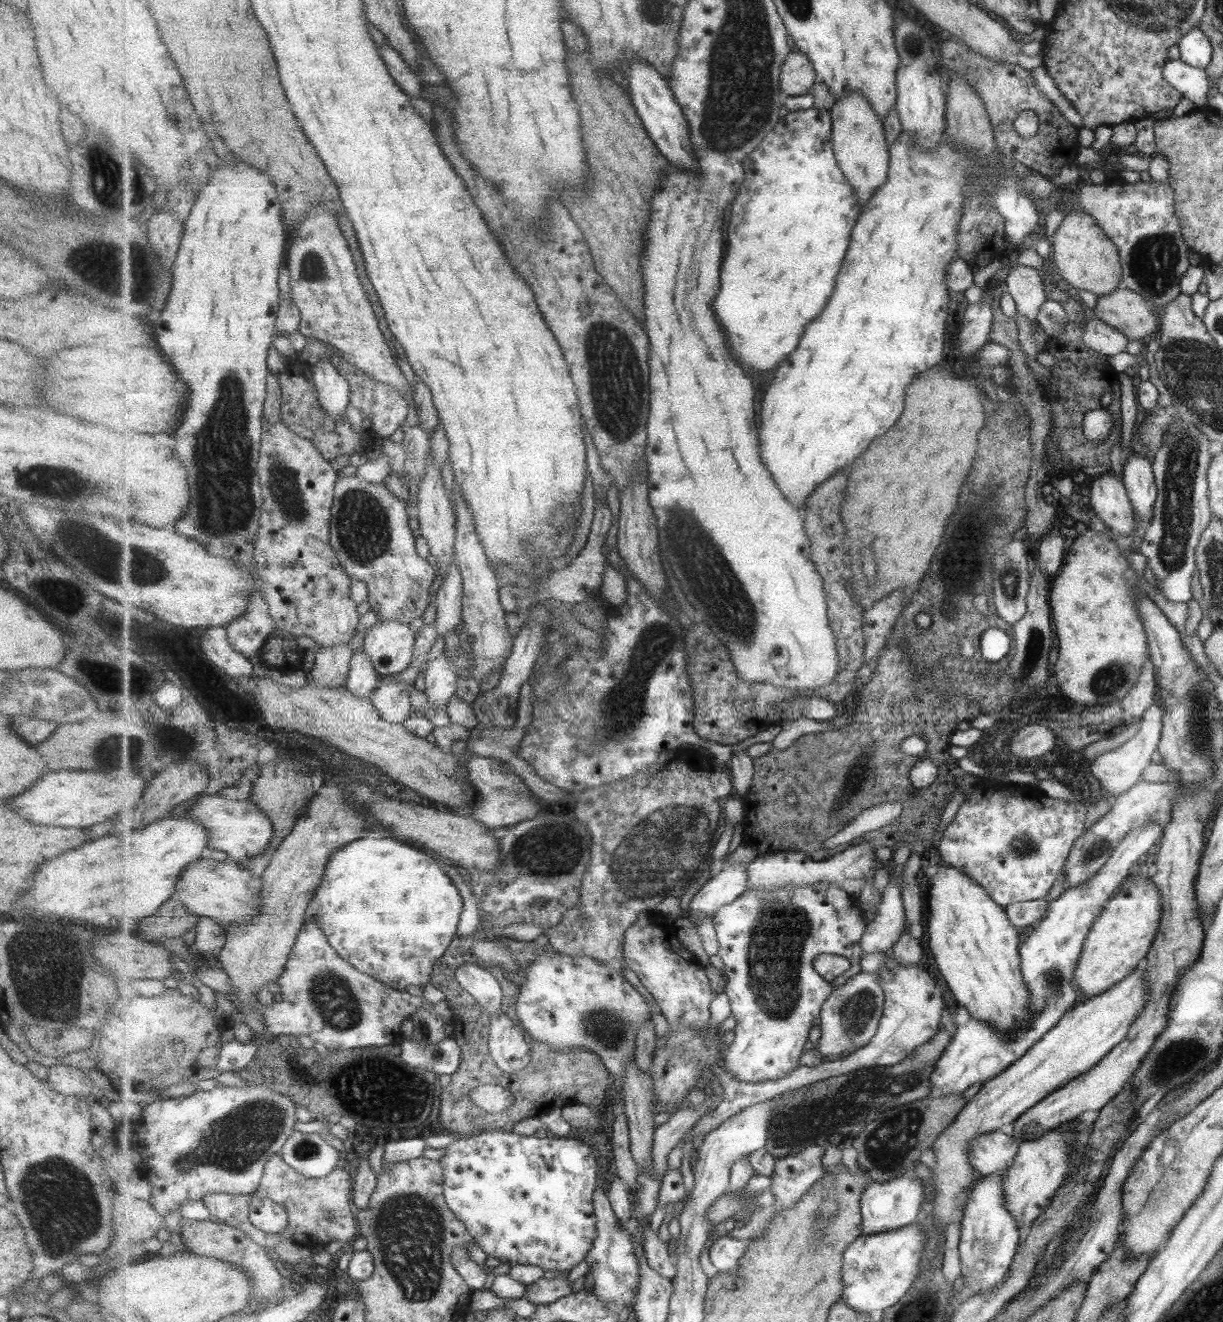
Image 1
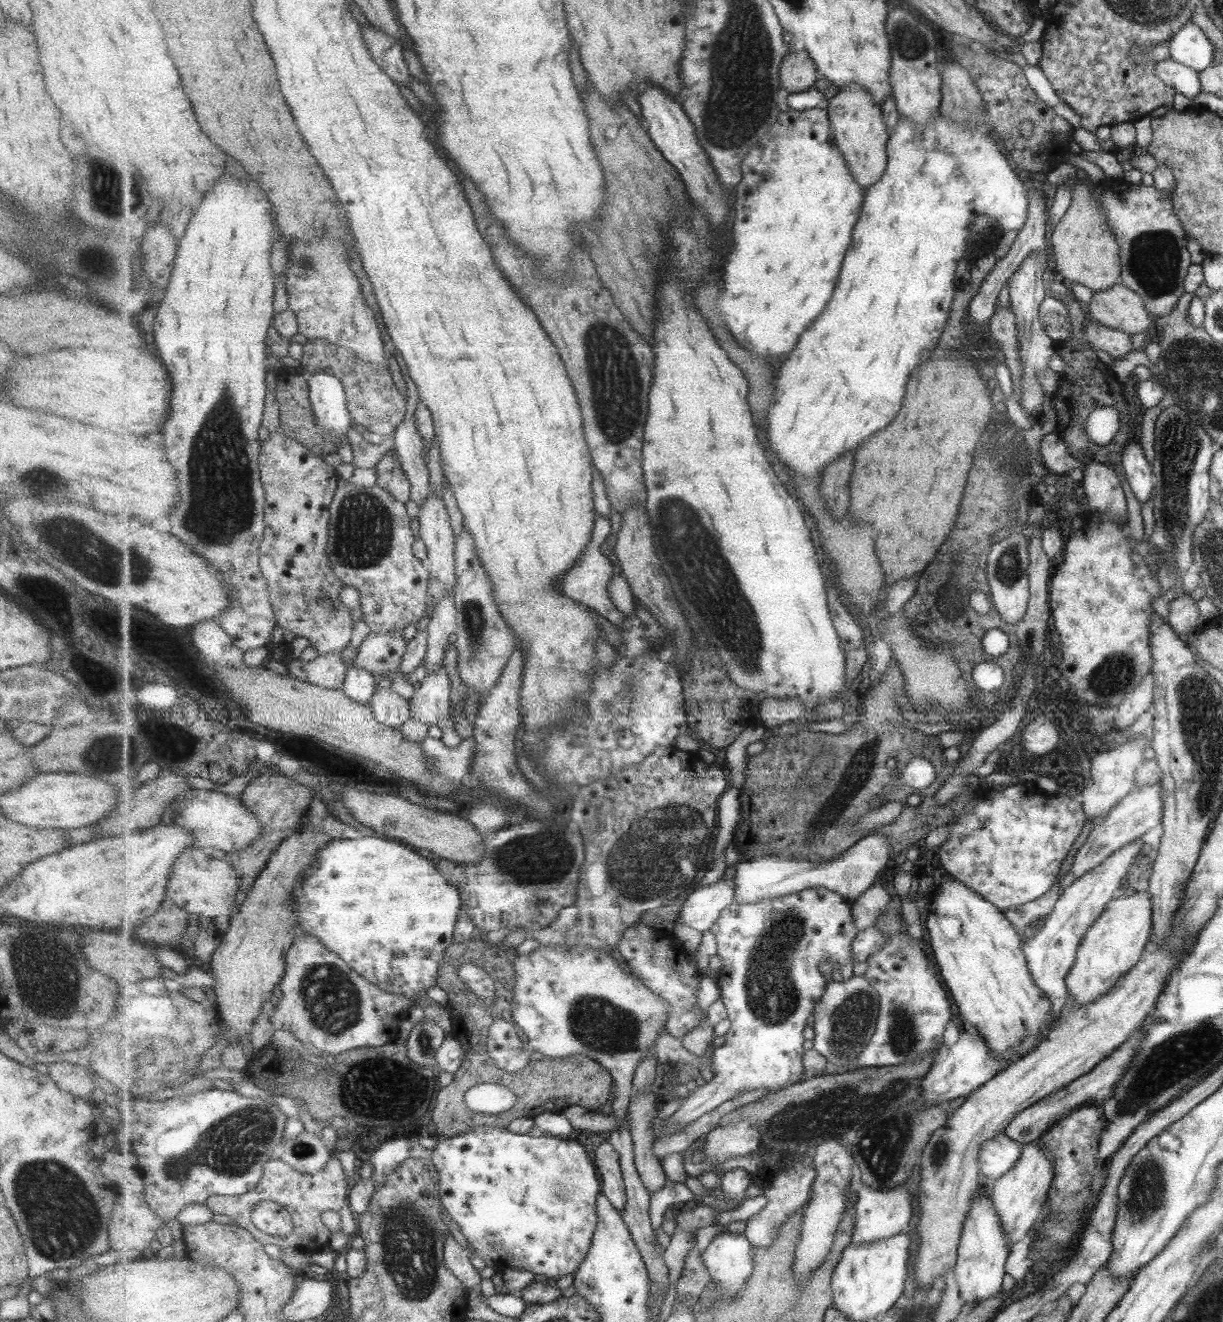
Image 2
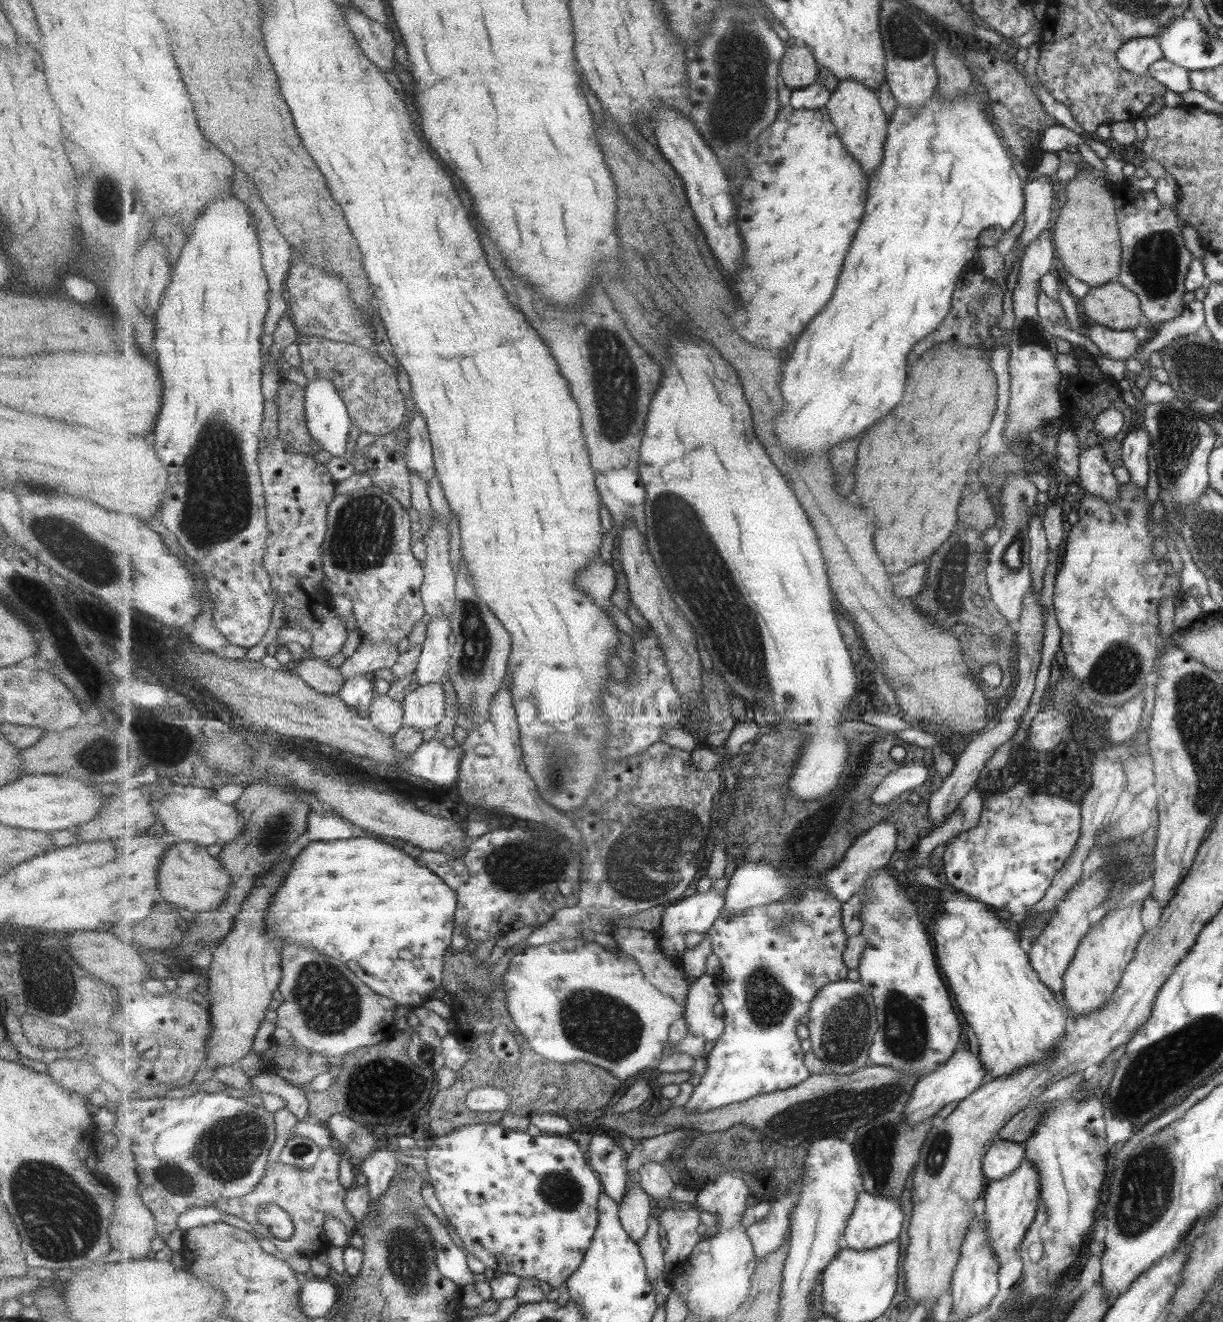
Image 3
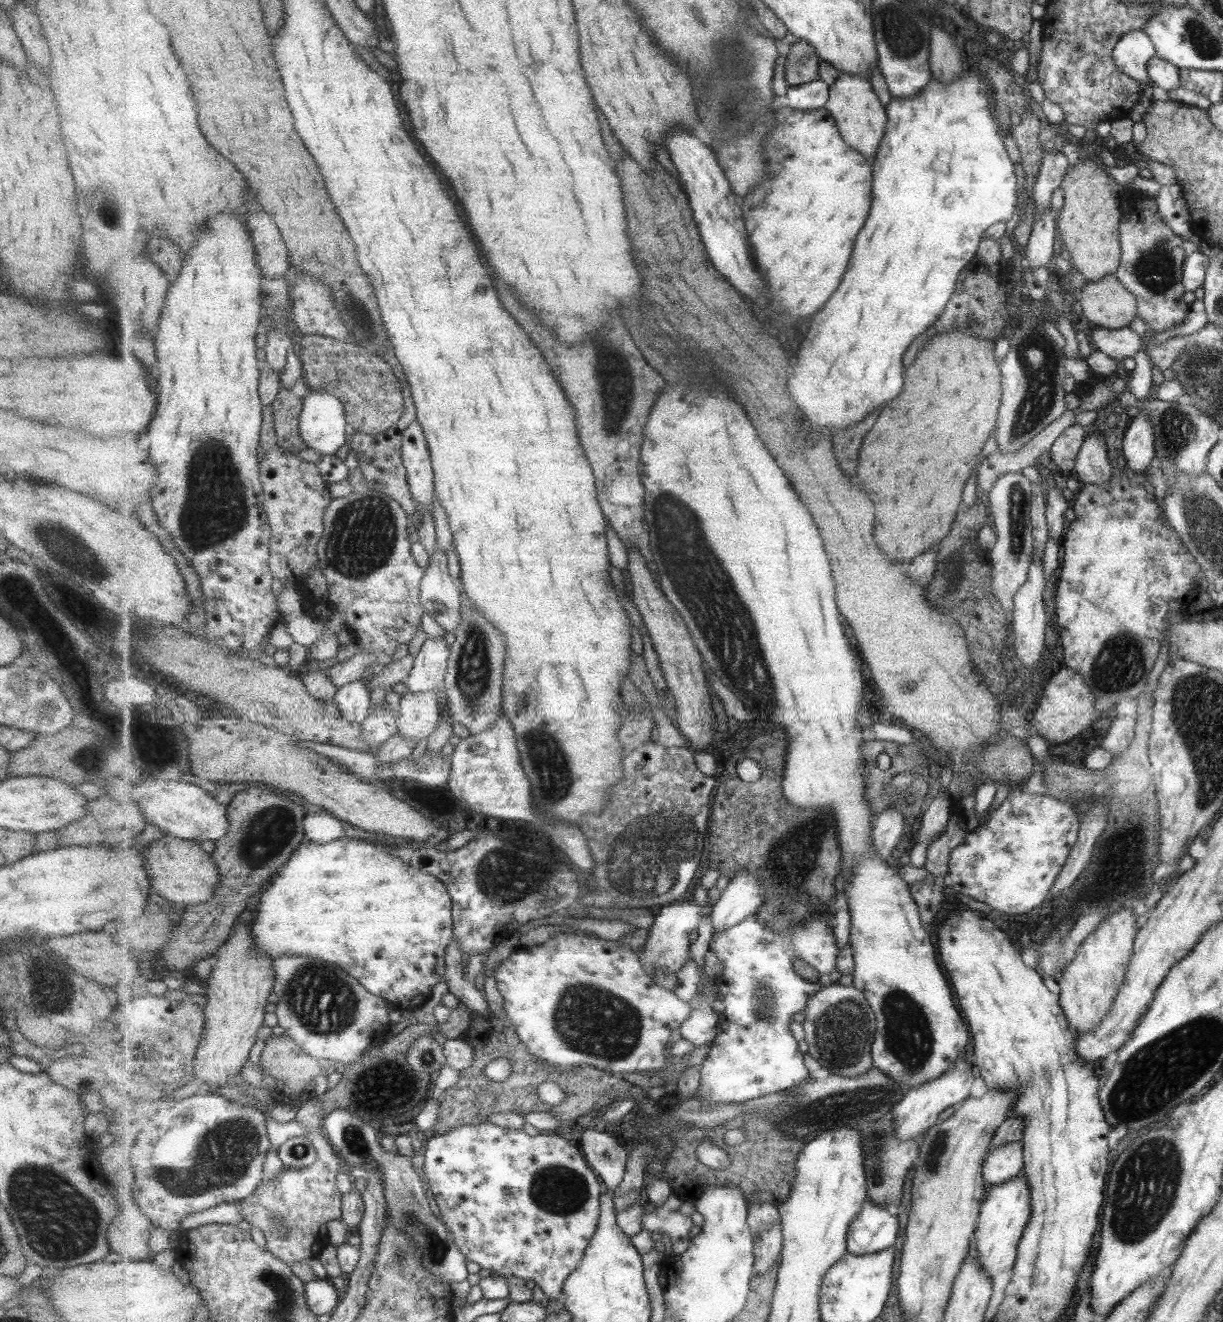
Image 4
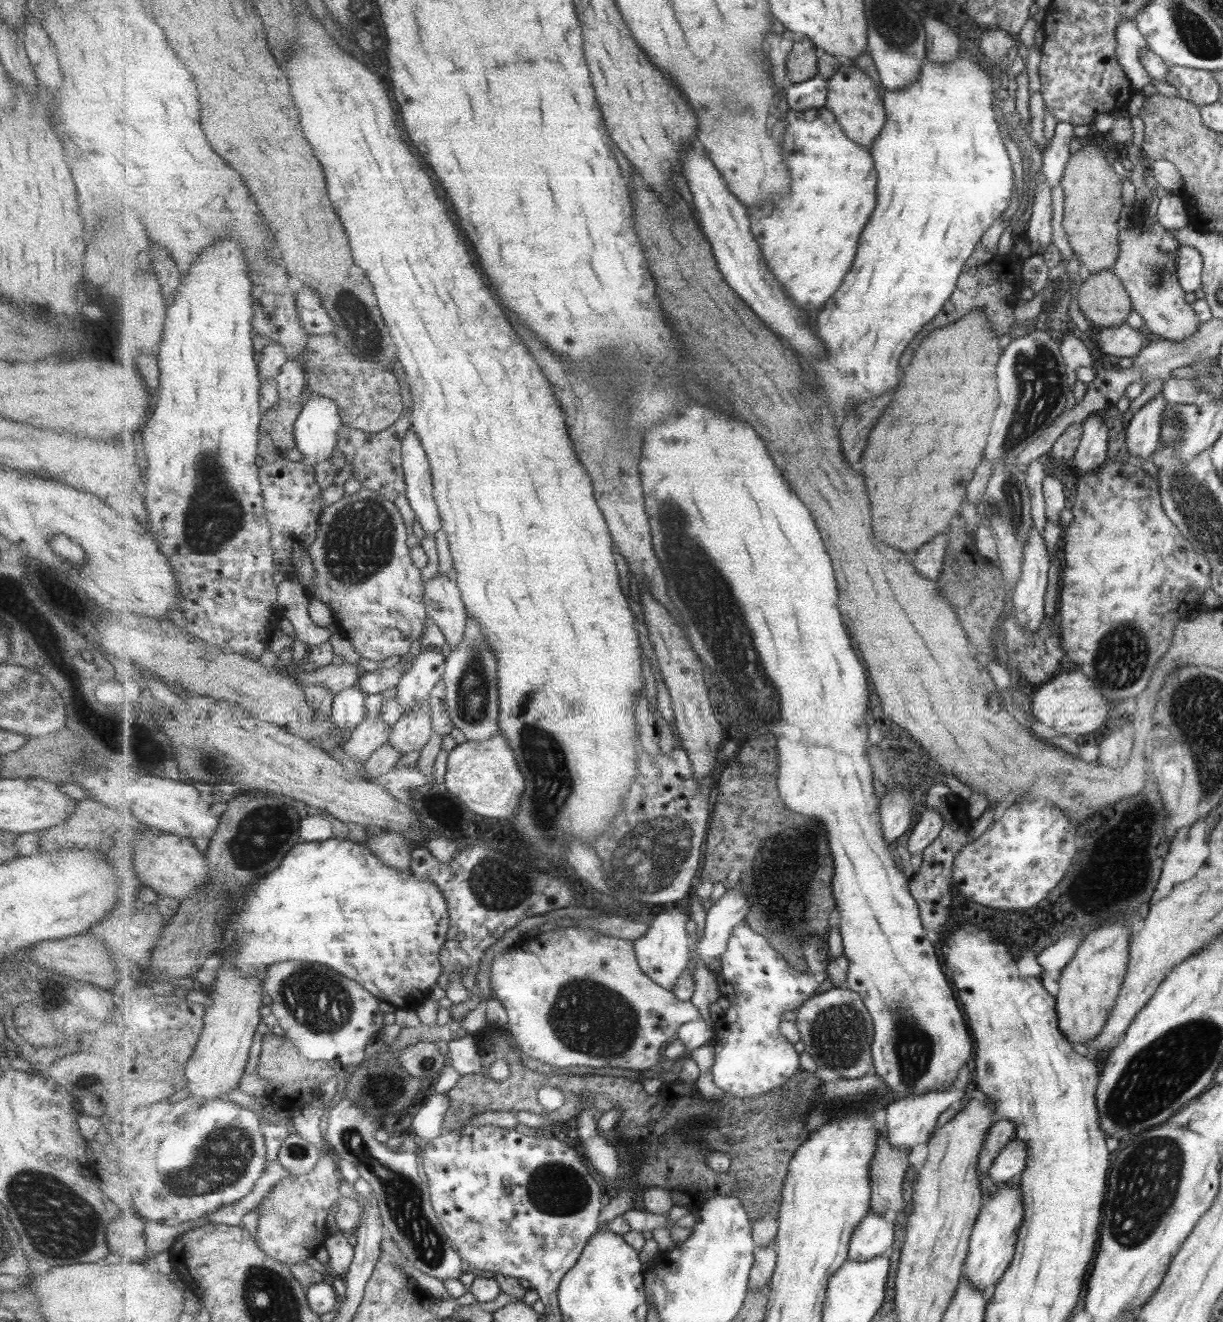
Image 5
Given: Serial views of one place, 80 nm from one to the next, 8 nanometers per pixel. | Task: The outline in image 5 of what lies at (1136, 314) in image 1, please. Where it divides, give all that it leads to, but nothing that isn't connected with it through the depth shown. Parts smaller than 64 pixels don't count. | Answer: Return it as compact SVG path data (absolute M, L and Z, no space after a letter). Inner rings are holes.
M1111 269L1083 278L1076 299L1087 320L1105 328L1121 325L1121 320L1132 309L1132 303L1119 279Z

